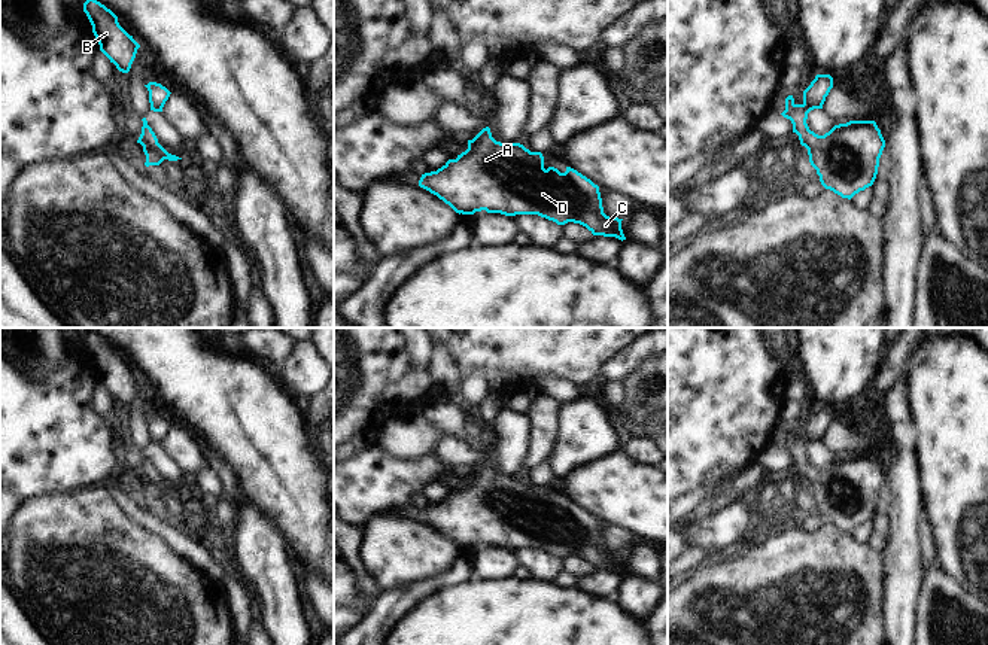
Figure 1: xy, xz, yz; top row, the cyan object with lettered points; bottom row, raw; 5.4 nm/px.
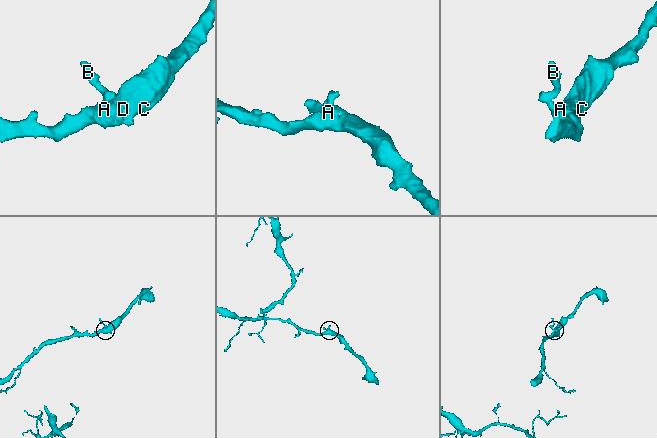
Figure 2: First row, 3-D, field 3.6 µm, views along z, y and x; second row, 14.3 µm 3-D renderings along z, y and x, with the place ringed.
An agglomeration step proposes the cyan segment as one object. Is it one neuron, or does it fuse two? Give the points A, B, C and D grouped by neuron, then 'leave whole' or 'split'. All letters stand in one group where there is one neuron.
A B C D | leave whole

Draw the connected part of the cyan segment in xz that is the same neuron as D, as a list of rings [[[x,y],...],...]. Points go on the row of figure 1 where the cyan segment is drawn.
[[[489,127],[468,140],[468,149],[456,159],[449,159],[437,171],[422,174],[419,186],[437,195],[459,215],[481,210],[505,216],[538,215],[557,225],[580,223],[593,235],[626,240],[621,229],[623,219],[604,213],[598,185],[571,167],[566,167],[565,173],[554,167],[545,170],[541,152],[531,152],[520,143],[496,142]]]

